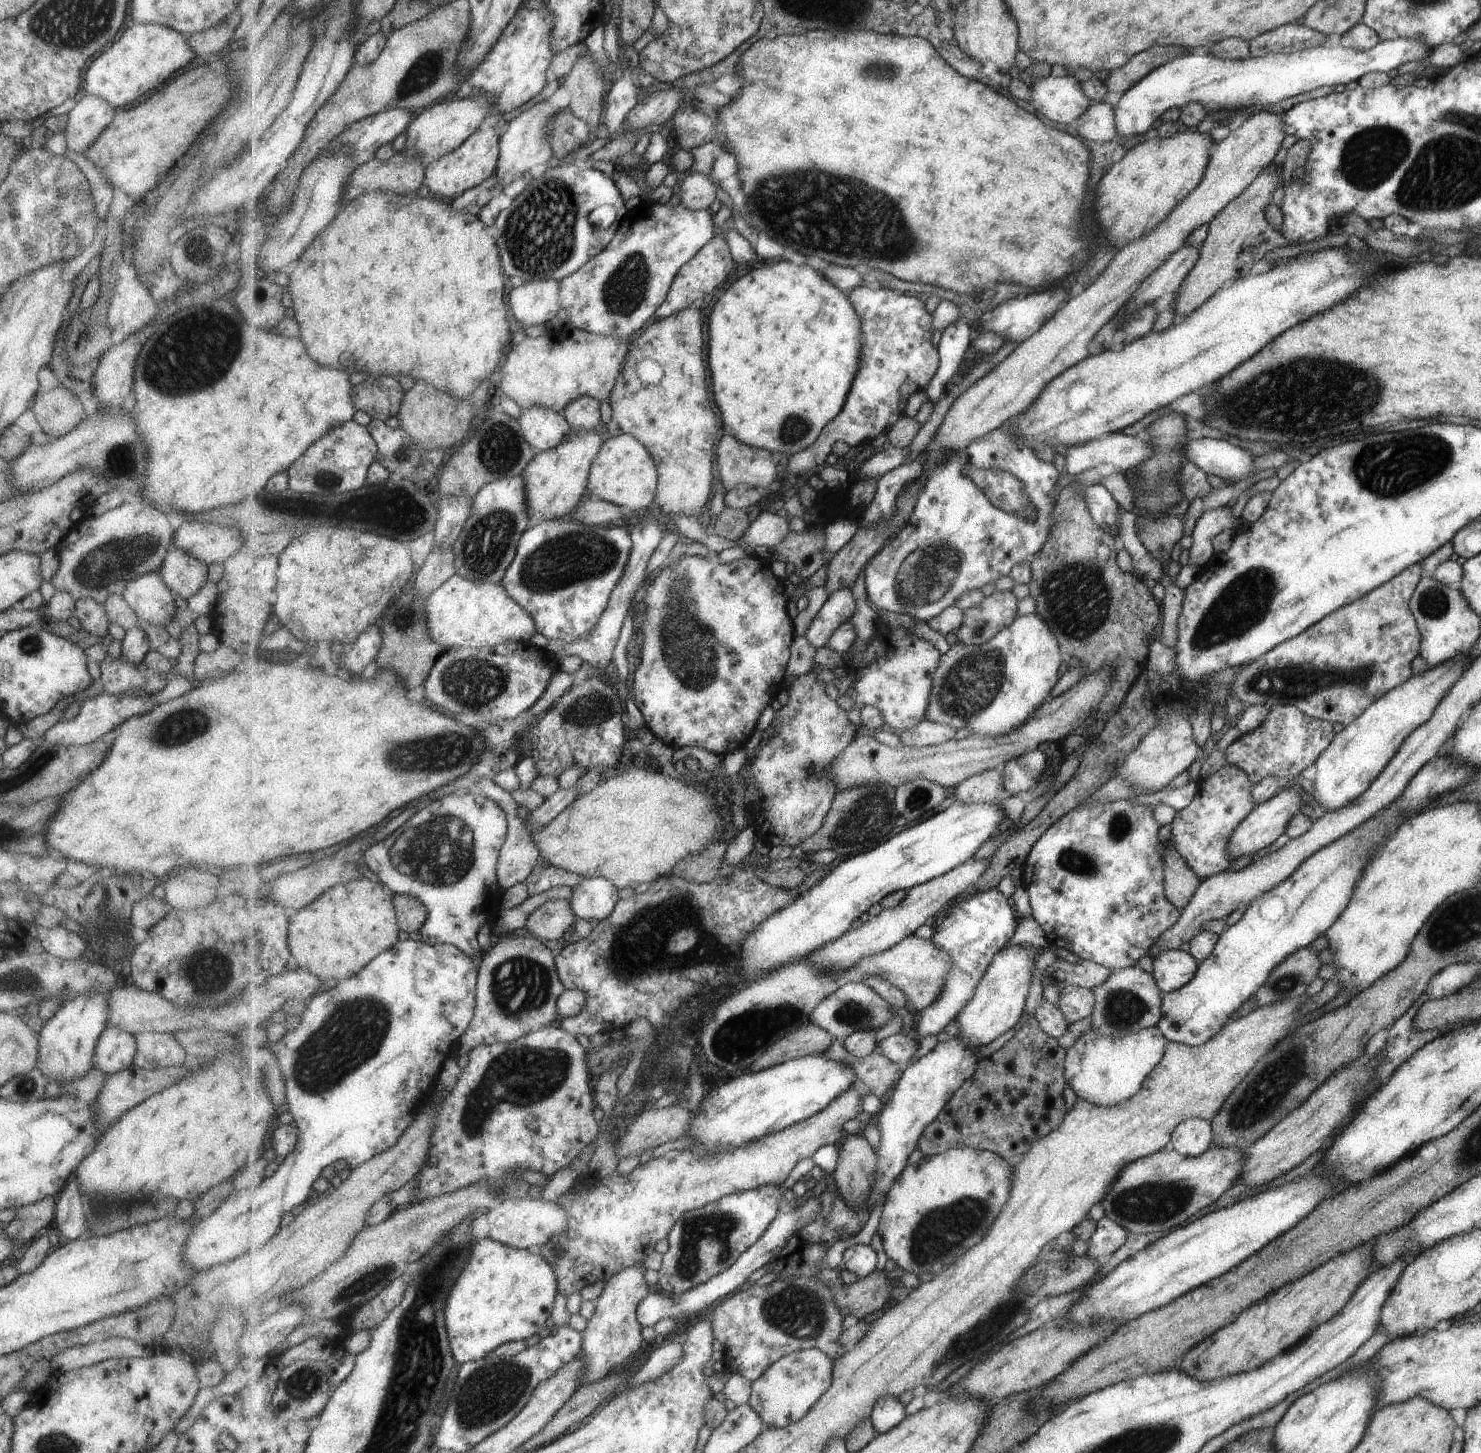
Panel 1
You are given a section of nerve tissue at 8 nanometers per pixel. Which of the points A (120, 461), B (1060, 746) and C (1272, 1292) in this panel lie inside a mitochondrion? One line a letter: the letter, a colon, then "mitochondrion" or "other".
A: mitochondrion
B: other
C: other

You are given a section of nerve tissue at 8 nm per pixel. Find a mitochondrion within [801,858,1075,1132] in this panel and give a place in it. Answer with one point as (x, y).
(851, 1014)

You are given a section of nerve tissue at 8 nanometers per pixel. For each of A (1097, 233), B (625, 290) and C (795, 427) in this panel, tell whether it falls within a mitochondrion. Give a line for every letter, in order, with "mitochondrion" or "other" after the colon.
A: other
B: mitochondrion
C: mitochondrion

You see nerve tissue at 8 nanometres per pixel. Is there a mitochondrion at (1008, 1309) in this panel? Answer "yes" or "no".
yes

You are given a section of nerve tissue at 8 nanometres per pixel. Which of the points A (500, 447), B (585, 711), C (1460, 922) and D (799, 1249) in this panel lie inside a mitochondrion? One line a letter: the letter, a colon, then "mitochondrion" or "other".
A: mitochondrion
B: mitochondrion
C: mitochondrion
D: other

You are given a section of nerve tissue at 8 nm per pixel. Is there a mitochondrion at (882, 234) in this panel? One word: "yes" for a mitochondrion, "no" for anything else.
yes

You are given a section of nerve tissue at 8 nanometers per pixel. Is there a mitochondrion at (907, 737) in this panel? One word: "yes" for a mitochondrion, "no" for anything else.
no

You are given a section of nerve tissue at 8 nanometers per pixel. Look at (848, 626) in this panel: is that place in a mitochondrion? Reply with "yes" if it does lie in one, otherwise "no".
no

